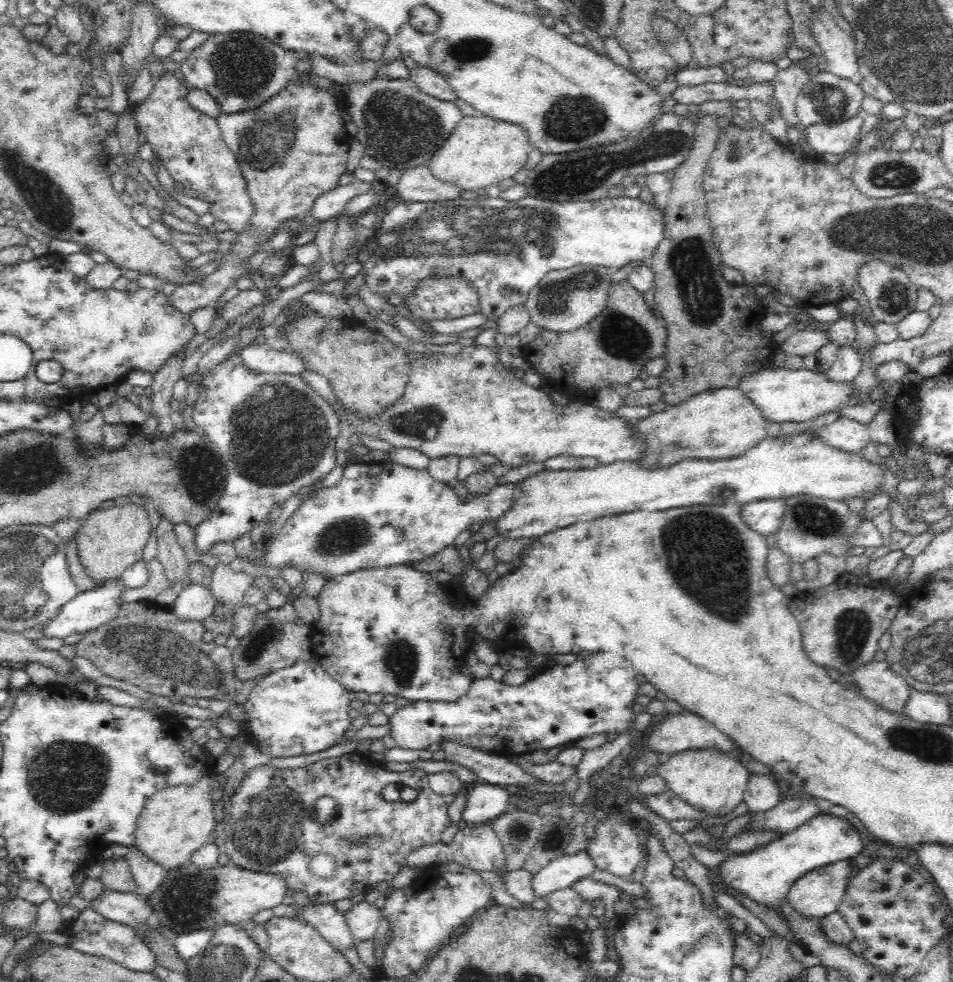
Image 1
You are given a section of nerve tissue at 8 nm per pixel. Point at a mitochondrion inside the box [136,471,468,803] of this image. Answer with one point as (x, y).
(343, 538)

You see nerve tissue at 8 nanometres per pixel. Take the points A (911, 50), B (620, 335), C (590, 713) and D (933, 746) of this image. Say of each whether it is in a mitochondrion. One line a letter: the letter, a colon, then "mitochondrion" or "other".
A: mitochondrion
B: mitochondrion
C: other
D: mitochondrion

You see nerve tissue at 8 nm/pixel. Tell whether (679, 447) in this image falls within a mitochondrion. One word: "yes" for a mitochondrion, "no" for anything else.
yes

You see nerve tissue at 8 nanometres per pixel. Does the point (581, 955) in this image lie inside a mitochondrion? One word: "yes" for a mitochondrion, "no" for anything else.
no

